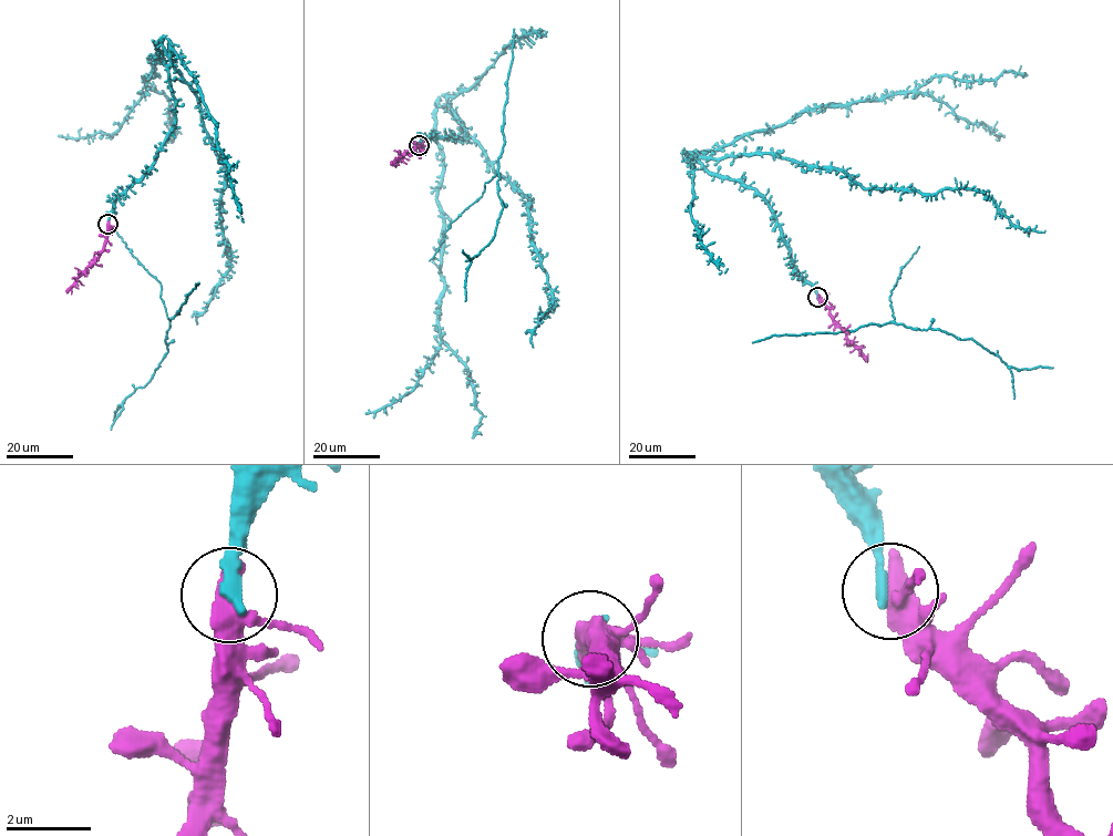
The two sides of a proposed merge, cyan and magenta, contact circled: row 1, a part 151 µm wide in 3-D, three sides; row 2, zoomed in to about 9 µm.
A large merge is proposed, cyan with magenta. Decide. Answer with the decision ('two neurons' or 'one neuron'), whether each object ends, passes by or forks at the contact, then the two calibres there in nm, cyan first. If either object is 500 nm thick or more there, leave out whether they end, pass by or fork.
one neuron; cyan ends there; magenta passes by; 300 nm thick on the cyan side, 480 nm on the other

